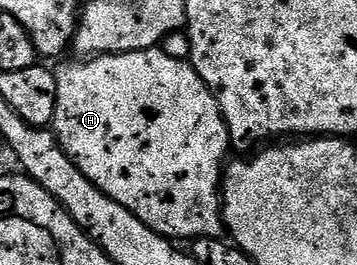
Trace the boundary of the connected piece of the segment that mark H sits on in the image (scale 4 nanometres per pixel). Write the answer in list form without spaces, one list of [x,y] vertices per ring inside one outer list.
[[[161,47],[149,48],[143,52],[117,52],[107,56],[91,56],[89,58],[79,59],[79,64],[66,64],[62,69],[56,72],[56,114],[52,131],[58,137],[58,145],[66,151],[68,158],[108,198],[120,202],[144,226],[156,230],[156,234],[169,238],[171,241],[187,240],[193,242],[199,238],[218,238],[223,235],[224,225],[222,223],[222,178],[224,175],[224,165],[227,163],[228,155],[226,151],[231,151],[230,132],[226,128],[226,120],[222,117],[220,106],[214,97],[214,91],[202,81],[200,74],[195,70],[193,64],[185,59],[177,60],[174,56],[162,52]]]

